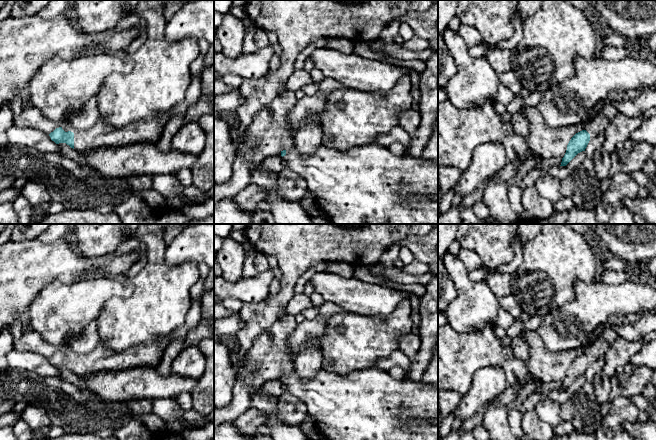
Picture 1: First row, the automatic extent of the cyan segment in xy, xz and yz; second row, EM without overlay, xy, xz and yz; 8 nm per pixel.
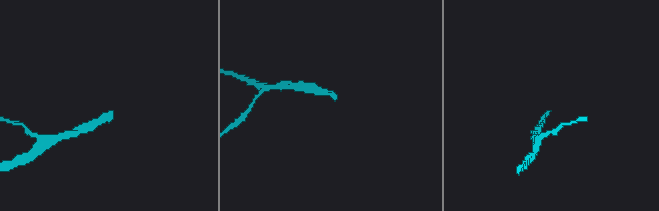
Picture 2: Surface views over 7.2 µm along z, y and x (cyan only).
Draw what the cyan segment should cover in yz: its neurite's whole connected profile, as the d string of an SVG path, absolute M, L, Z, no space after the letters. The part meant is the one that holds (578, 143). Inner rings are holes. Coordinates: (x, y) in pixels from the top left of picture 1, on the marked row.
M601 112L587 121L585 129L576 133L569 141L560 166L566 166L578 153L585 151L590 140L599 133L605 133L609 123L610 119Z

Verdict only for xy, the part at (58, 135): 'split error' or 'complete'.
split error

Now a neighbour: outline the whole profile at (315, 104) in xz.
M319 91L312 96L305 95L303 98L297 100L295 106L287 116L293 136L310 114L314 114L320 121L320 117L325 111L327 103L328 94Z

